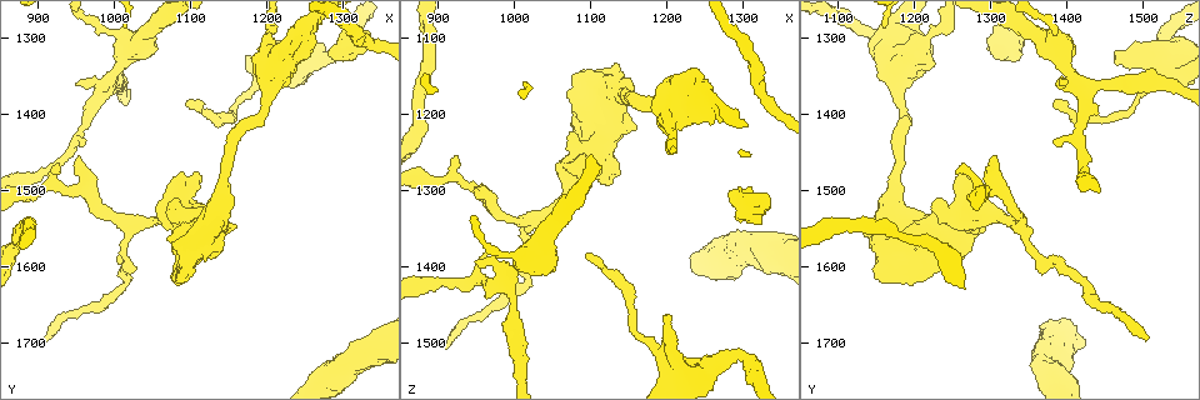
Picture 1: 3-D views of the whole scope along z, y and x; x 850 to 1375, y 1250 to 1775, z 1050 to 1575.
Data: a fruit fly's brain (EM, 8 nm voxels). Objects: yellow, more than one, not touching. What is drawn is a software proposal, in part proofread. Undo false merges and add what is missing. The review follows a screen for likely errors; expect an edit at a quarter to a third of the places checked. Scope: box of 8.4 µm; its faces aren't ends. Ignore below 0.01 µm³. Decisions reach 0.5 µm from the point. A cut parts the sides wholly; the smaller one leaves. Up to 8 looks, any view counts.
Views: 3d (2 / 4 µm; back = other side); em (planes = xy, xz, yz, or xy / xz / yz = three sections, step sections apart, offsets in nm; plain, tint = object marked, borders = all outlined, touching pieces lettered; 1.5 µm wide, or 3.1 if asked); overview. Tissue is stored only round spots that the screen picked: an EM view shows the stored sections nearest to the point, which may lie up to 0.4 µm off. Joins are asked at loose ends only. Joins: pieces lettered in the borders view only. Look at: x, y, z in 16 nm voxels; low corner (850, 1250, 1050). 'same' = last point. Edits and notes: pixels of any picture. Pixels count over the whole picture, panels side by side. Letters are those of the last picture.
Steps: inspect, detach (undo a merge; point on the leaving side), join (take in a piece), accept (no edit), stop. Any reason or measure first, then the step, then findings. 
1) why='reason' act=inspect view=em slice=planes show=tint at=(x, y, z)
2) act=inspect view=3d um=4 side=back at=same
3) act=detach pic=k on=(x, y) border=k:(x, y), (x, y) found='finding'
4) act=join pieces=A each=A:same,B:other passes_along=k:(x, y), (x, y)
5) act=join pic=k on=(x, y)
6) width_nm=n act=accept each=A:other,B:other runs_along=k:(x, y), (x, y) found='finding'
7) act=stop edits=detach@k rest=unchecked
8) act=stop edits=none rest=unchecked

why='branch stops here' act=inspect view=3d um=4 at=(950, 1365, 1395)

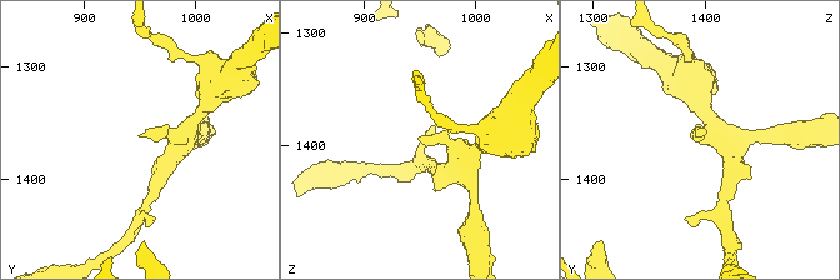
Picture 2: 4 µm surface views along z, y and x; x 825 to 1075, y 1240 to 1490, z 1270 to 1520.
why='shape alone is not enough' act=inspect view=em slice=planes show=borders at=(948, 1362, 1396)

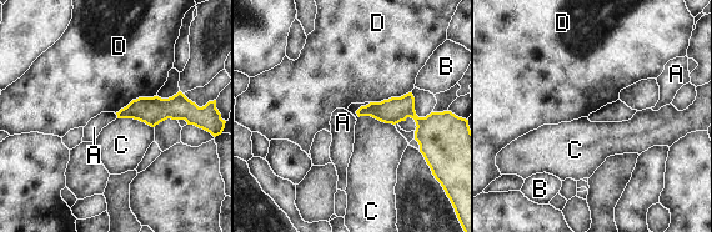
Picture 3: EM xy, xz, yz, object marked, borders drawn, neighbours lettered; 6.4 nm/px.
act=accept each=A:other,B:other,C:other,D:other found='no lettered piece goes on from it'

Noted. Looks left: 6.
why='an open end' act=inspect view=em slice=planes show=borders at=(1195, 1335, 1465)

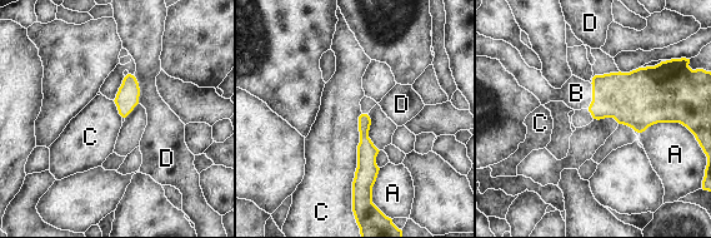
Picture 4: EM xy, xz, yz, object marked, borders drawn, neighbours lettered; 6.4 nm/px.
act=join pieces=B each=A:other,B:same,C:other,D:other passes_along=4:(631, 99), (592, 95), (576, 93) found='it goes on there'

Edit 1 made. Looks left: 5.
act=stop edits=join@4 rest=unchecked

